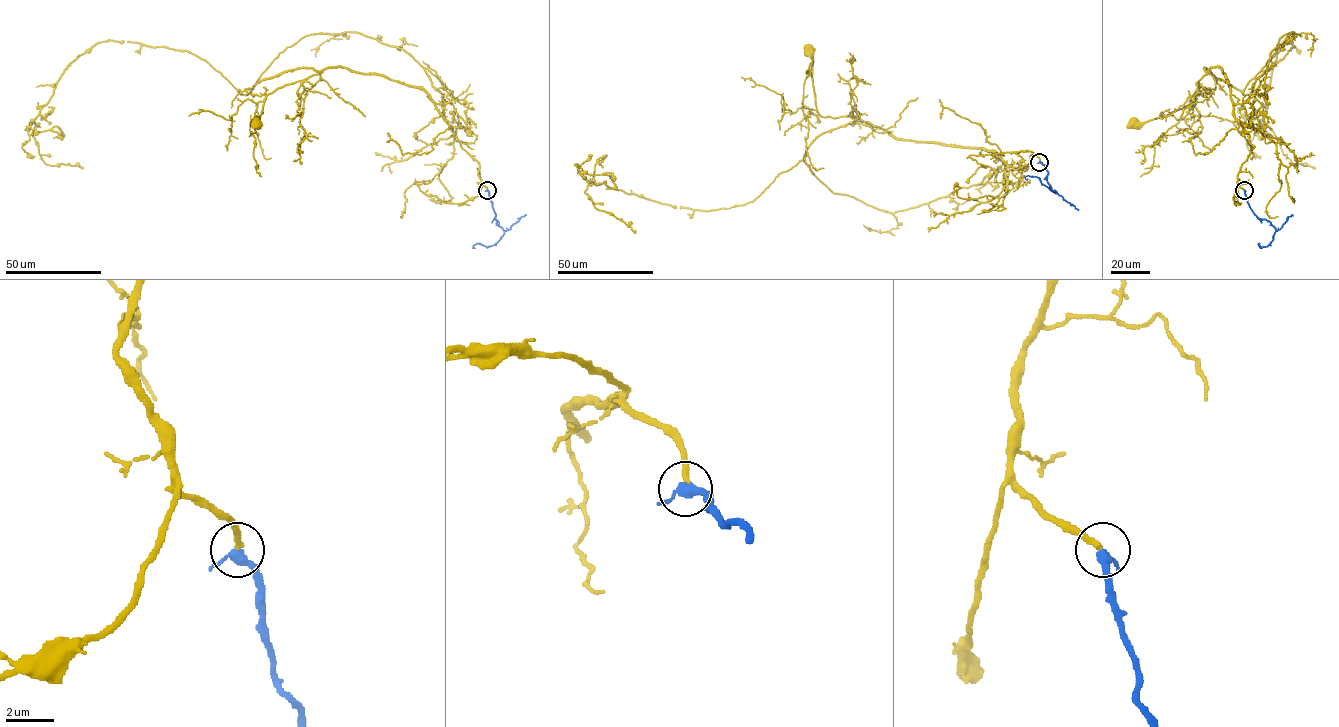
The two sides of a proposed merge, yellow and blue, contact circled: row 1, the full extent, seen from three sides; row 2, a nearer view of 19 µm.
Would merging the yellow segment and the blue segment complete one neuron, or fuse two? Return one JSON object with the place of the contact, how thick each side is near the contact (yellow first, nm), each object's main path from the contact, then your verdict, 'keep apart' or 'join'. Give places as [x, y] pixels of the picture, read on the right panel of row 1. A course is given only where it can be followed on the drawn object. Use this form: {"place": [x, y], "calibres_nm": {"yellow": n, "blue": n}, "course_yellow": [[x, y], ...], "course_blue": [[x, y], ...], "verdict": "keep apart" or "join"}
{"place": [1244, 190], "calibres_nm": {"yellow": 240, "blue": 320}, "course_yellow": [[1244, 189], [1237, 175], [1252, 146], [1220, 68], [1199, 80], [1199, 93], [1182, 108], [1134, 123]], "course_blue": [[1244, 189], [1251, 210], [1275, 229], [1270, 242], [1261, 247], [1258, 243], [1261, 248]], "verdict": "join"}

